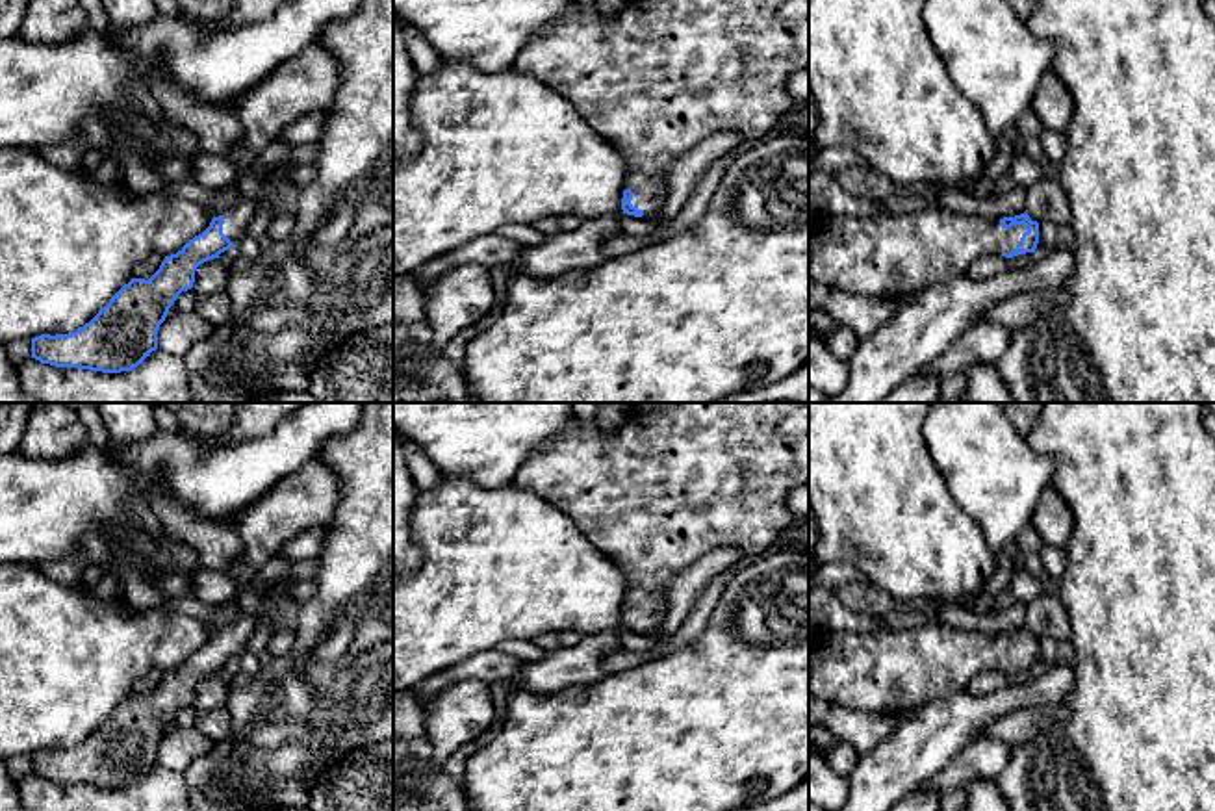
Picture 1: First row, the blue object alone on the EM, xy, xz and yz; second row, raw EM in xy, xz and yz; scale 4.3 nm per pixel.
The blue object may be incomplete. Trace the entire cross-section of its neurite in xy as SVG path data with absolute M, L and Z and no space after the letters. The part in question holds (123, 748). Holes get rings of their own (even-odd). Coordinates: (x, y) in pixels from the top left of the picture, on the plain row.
M284 583L262 592L258 611L243 611L210 642L189 655L176 670L165 672L148 694L132 694L82 744L70 750L32 753L32 774L56 783L80 783L102 789L132 787L158 765L158 746L182 707L193 703L200 679L221 668L249 646L256 627L269 622L276 605L288 601Z

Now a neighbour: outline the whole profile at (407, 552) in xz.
M393 429L393 575L414 573L423 560L423 549L416 538L410 514L417 486L403 451L403 438Z

